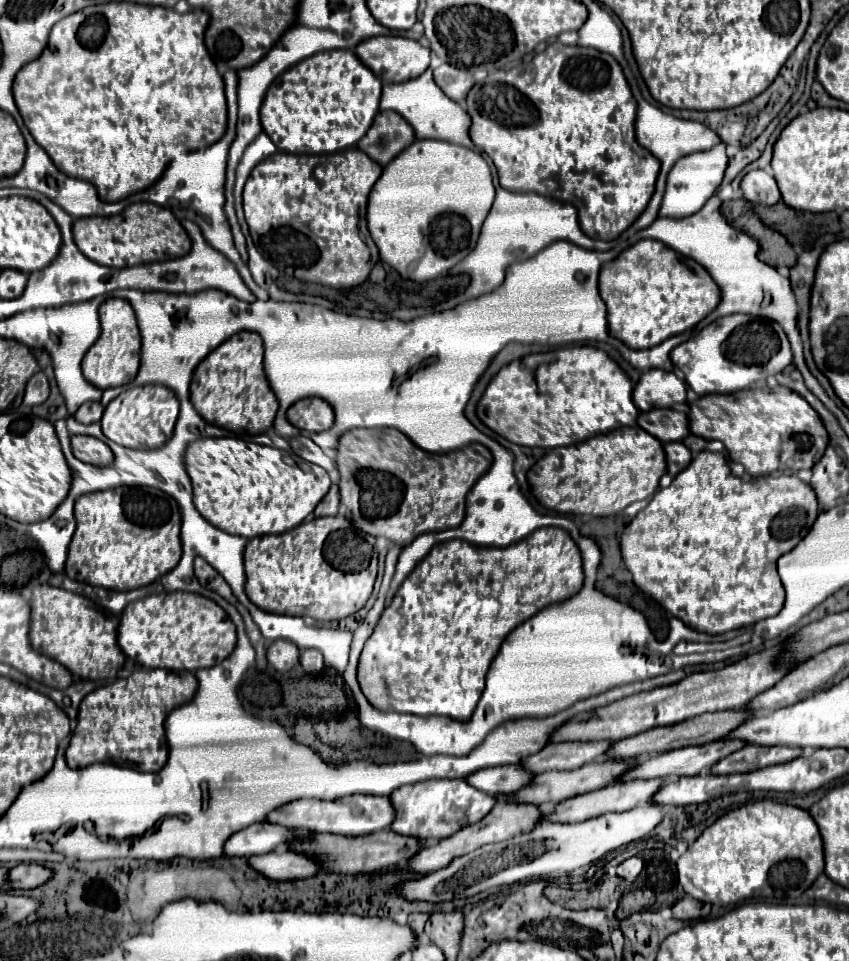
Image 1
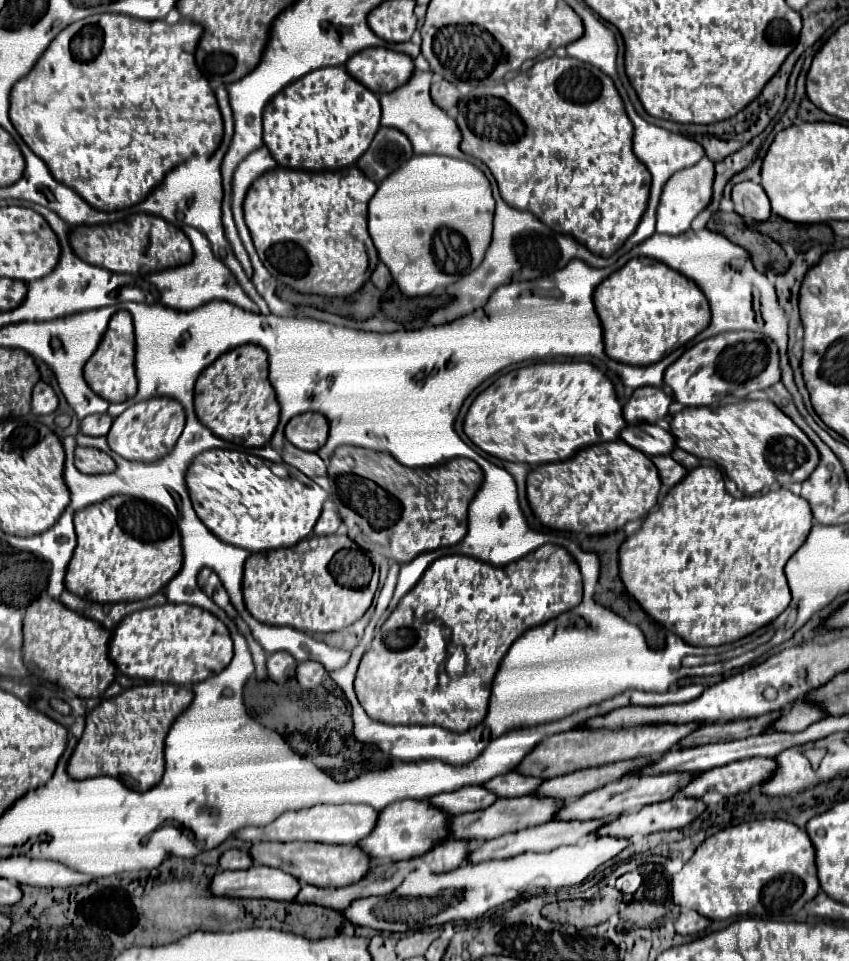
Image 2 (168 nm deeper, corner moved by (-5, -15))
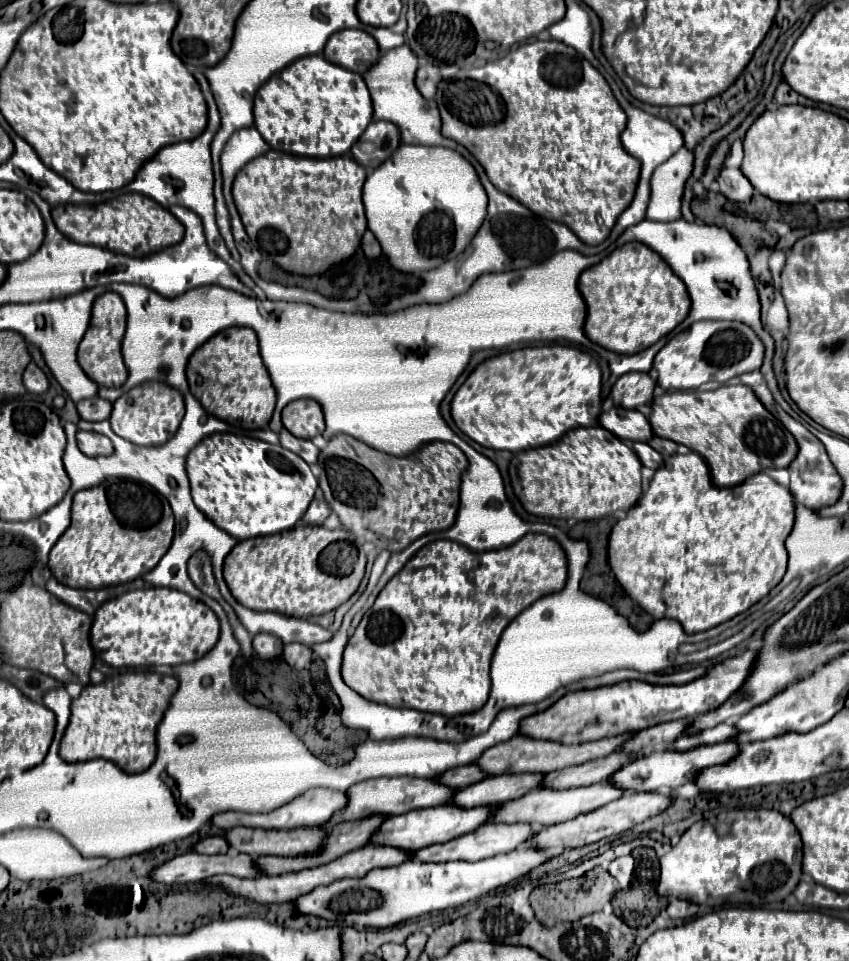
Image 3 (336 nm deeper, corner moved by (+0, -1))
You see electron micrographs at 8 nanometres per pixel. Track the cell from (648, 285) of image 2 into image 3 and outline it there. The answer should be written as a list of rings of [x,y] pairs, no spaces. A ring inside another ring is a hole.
[[[638,241],[622,245],[598,265],[588,267],[580,275],[578,289],[586,303],[586,337],[608,351],[624,355],[648,349],[682,323],[690,311],[686,285],[668,269],[658,253]]]

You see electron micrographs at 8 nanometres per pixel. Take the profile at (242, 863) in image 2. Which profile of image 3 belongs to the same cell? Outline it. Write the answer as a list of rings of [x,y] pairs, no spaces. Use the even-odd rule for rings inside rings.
[[[204,837],[194,845],[196,853],[204,853],[204,855],[218,855],[218,853],[226,853],[228,851],[228,843],[224,841],[224,837]]]

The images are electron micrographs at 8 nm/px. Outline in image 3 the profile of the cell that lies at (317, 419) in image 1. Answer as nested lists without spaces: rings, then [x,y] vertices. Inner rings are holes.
[[[298,399],[288,403],[282,411],[282,423],[290,433],[304,439],[312,439],[326,429],[322,407],[312,399]]]

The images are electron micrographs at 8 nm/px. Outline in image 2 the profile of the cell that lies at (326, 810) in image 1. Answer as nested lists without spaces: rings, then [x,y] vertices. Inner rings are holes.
[[[315,805],[309,809],[283,813],[279,819],[265,827],[247,827],[241,829],[235,837],[243,841],[317,841],[317,843],[359,843],[365,839],[377,825],[377,811],[369,805]]]

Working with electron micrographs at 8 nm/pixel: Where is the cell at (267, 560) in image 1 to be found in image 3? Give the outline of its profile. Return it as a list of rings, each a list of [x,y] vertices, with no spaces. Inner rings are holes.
[[[296,525],[296,527],[276,533],[276,535],[242,539],[232,547],[232,551],[224,559],[224,579],[228,583],[230,593],[236,597],[236,601],[242,603],[244,607],[254,609],[254,611],[276,611],[276,613],[294,615],[294,617],[310,617],[310,615],[328,613],[328,611],[340,607],[344,601],[348,601],[364,577],[364,569],[352,571],[348,577],[332,577],[332,575],[326,575],[318,567],[320,551],[326,545],[330,545],[332,541],[342,541],[342,539],[348,539],[348,533],[342,529],[330,531],[330,529],[312,527],[312,525],[310,527]]]

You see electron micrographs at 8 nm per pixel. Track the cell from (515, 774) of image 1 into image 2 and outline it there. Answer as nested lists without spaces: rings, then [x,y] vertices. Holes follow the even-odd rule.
[[[473,785],[473,787],[461,787],[461,791],[437,795],[437,799],[429,801],[451,815],[461,815],[467,811],[479,811],[493,805],[497,801],[497,795],[485,789],[483,785]]]

